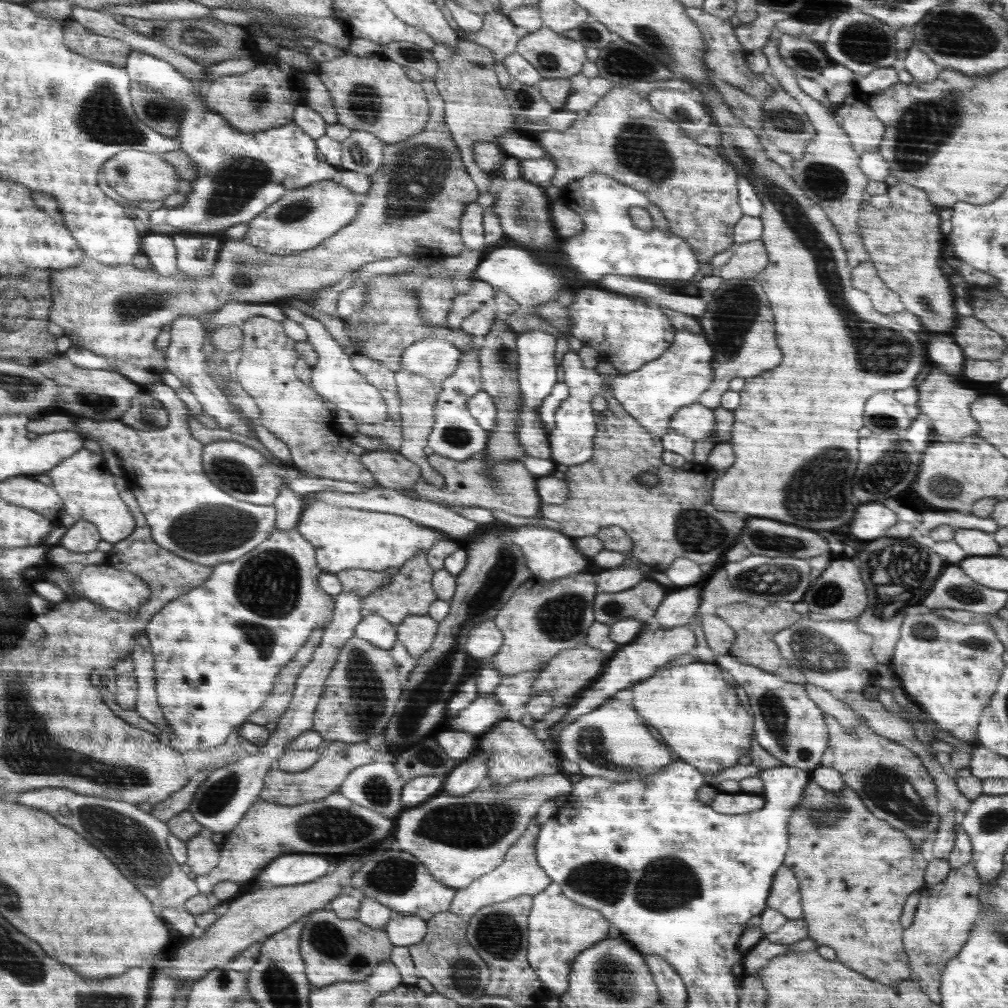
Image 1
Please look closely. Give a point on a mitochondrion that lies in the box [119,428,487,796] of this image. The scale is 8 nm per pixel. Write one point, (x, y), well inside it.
(268, 587)

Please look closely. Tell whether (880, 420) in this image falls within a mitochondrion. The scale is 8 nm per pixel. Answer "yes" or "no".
yes

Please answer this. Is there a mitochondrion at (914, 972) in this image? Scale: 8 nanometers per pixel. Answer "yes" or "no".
no

